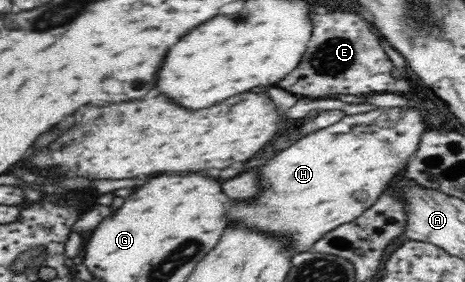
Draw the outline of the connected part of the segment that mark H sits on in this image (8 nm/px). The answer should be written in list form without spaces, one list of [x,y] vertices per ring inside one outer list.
[[[385,107],[345,114],[338,123],[285,147],[263,169],[267,195],[255,205],[231,207],[229,217],[243,217],[261,230],[289,237],[299,251],[307,251],[324,233],[369,209],[387,185],[405,171],[431,127],[425,113],[423,108]]]

